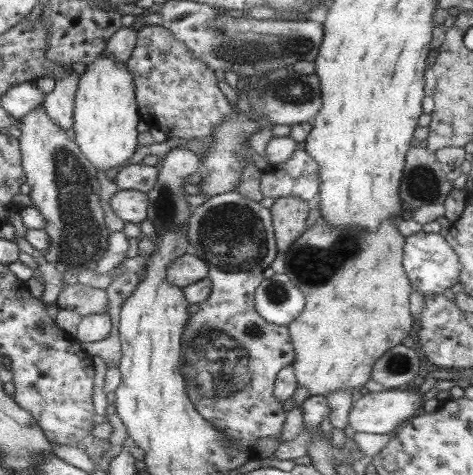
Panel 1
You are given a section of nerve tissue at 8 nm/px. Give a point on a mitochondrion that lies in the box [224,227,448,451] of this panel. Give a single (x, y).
(313, 266)

